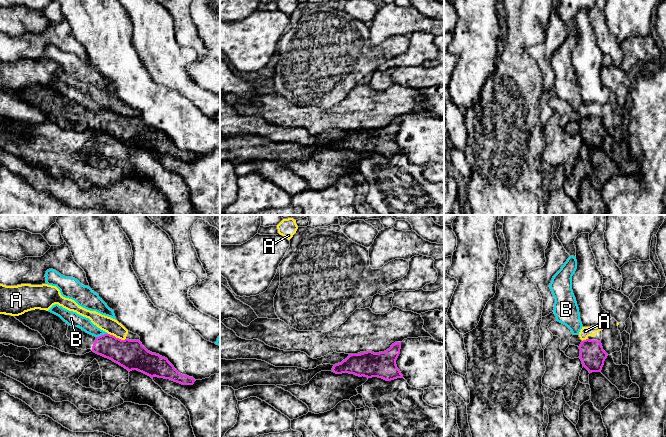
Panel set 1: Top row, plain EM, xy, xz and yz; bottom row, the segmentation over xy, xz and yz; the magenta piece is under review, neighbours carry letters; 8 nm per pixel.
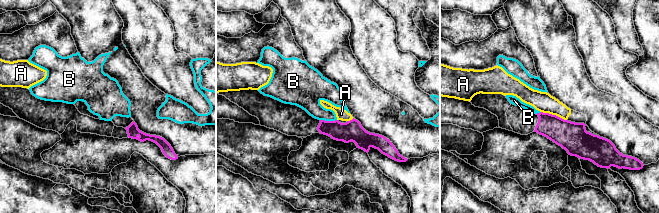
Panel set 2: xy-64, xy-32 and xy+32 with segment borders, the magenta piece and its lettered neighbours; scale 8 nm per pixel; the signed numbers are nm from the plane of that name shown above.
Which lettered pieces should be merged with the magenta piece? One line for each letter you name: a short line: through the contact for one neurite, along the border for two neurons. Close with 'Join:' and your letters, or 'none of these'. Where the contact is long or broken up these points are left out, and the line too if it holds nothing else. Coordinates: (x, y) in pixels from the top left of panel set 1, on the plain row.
Join: none of these

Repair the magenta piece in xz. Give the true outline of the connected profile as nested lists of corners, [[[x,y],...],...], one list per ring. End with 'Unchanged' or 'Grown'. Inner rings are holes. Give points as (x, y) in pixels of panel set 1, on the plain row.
[[[395,118],[384,128],[367,127],[360,130],[349,130],[345,136],[333,142],[332,148],[349,149],[367,154],[378,153],[386,157],[403,154],[396,141],[400,125],[401,118]]]. Unchanged

